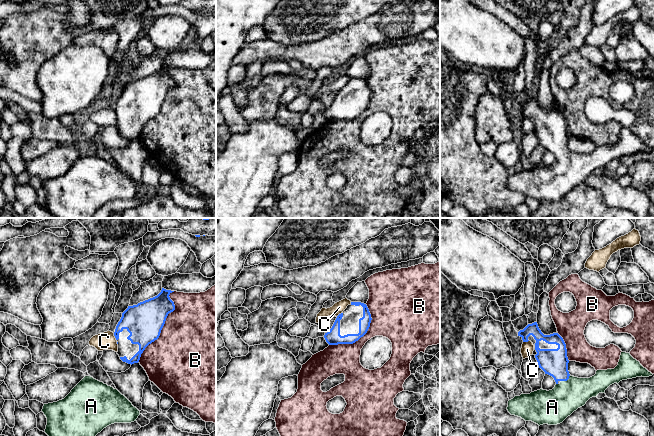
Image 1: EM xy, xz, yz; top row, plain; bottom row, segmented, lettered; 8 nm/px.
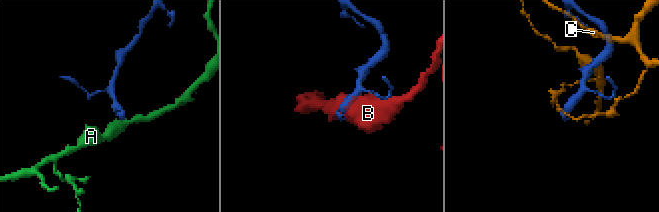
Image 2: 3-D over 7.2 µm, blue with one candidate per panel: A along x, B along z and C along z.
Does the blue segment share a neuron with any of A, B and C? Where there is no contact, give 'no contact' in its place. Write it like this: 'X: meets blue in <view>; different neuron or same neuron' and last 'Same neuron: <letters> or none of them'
A: meets blue in yz; same neuron
B: meets blue in xy; different neuron
C: meets blue in xy; different neuron
Same neuron: A

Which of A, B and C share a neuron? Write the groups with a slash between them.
A / B / C

